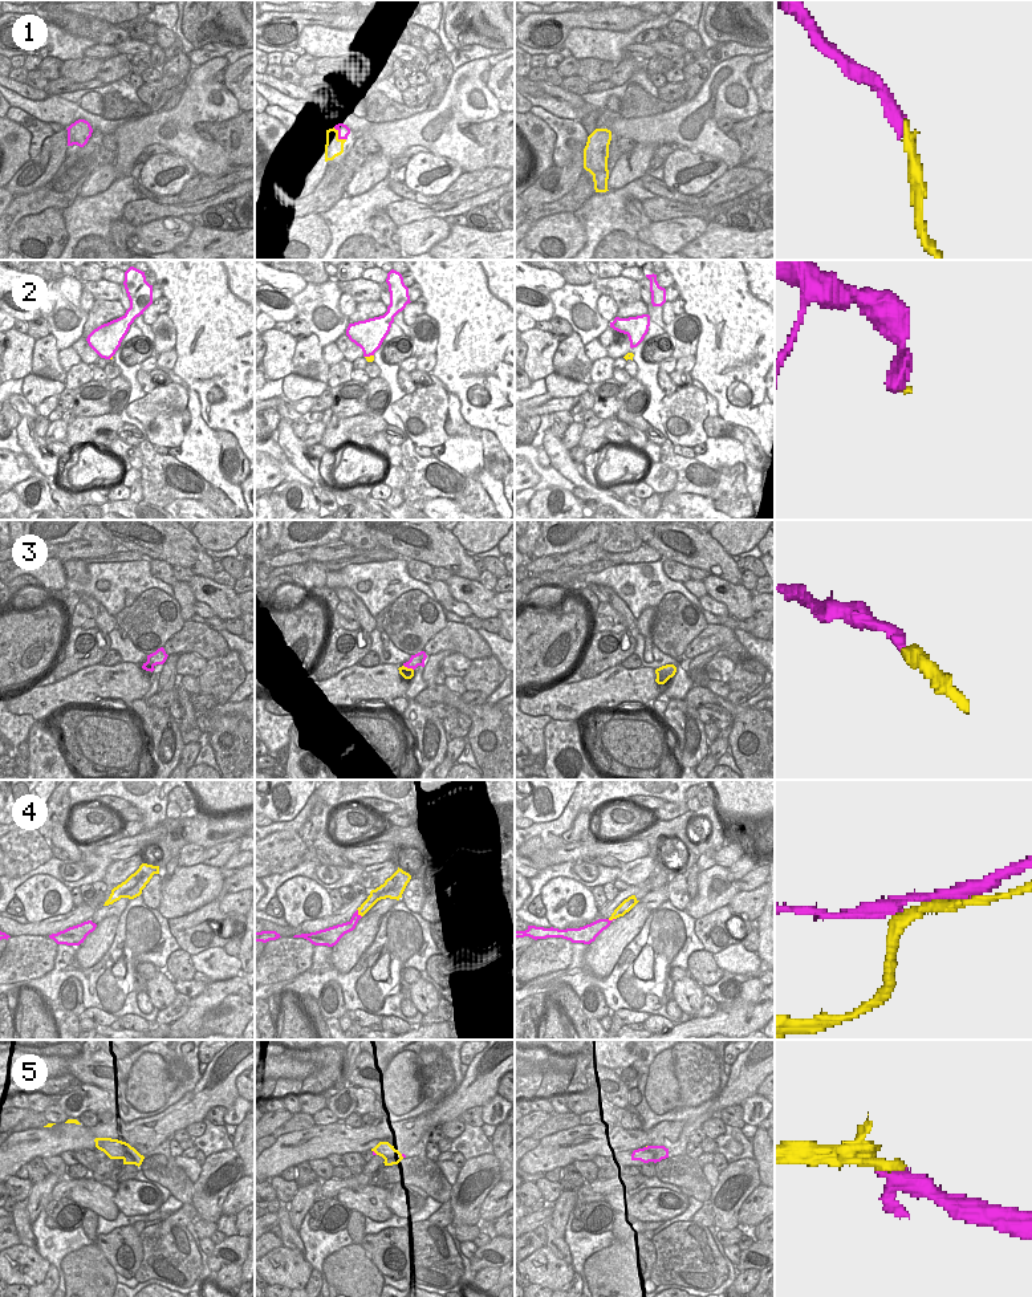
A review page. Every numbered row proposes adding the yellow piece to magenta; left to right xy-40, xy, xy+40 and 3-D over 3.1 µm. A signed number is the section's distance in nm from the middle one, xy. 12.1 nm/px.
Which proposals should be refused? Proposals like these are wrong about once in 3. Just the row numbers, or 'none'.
2, 4

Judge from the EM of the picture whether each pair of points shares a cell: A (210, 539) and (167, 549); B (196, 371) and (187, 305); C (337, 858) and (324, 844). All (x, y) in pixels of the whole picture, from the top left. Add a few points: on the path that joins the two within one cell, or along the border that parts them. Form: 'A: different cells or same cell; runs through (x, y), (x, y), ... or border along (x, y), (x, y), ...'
A: different cells; border along (191, 533), (206, 551)
B: same cell; runs through (191, 356), (189, 353), (189, 321)
C: same cell; runs through (334, 854), (328, 848)

